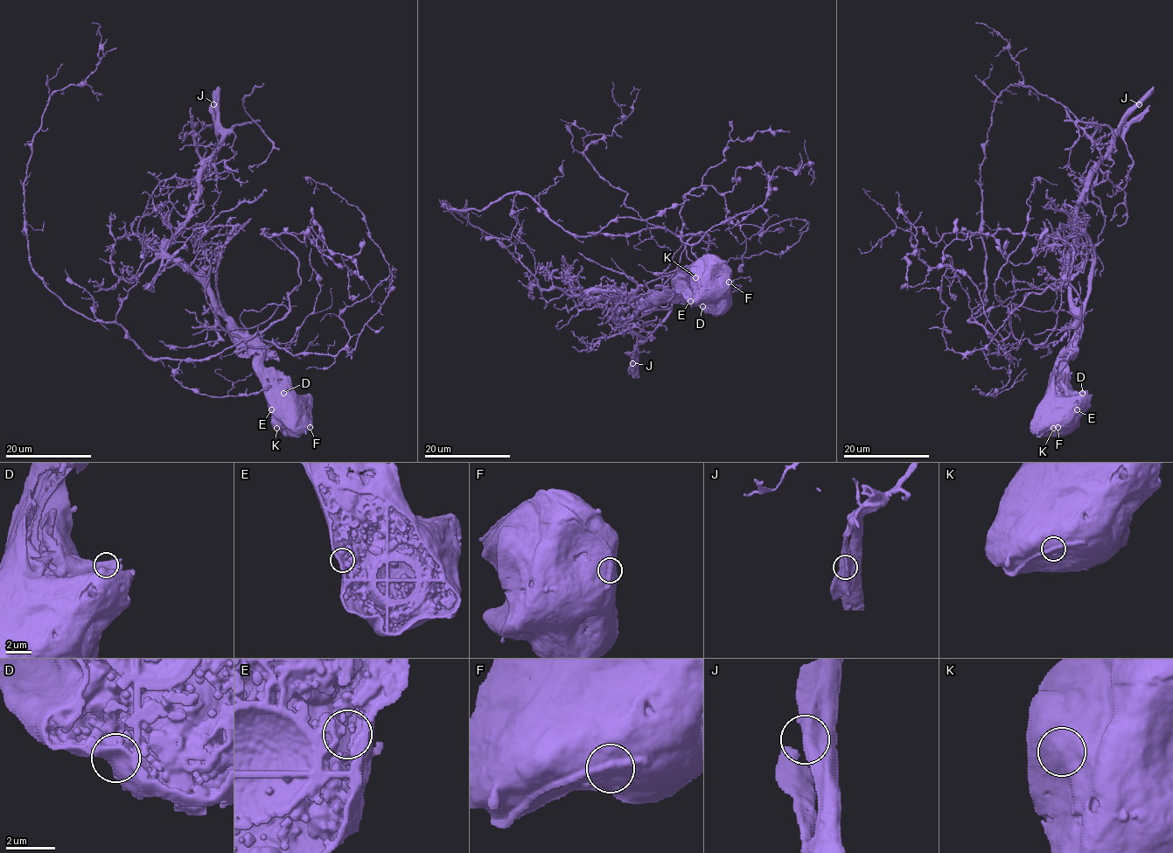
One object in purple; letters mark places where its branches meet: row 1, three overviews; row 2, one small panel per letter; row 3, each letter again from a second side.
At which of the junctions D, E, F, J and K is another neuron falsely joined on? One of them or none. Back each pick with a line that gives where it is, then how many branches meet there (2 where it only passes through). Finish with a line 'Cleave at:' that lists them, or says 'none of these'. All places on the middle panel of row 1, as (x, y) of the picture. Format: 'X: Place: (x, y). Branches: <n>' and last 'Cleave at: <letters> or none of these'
F: Place: (729, 282). Branches: 1
Cleave at: F

